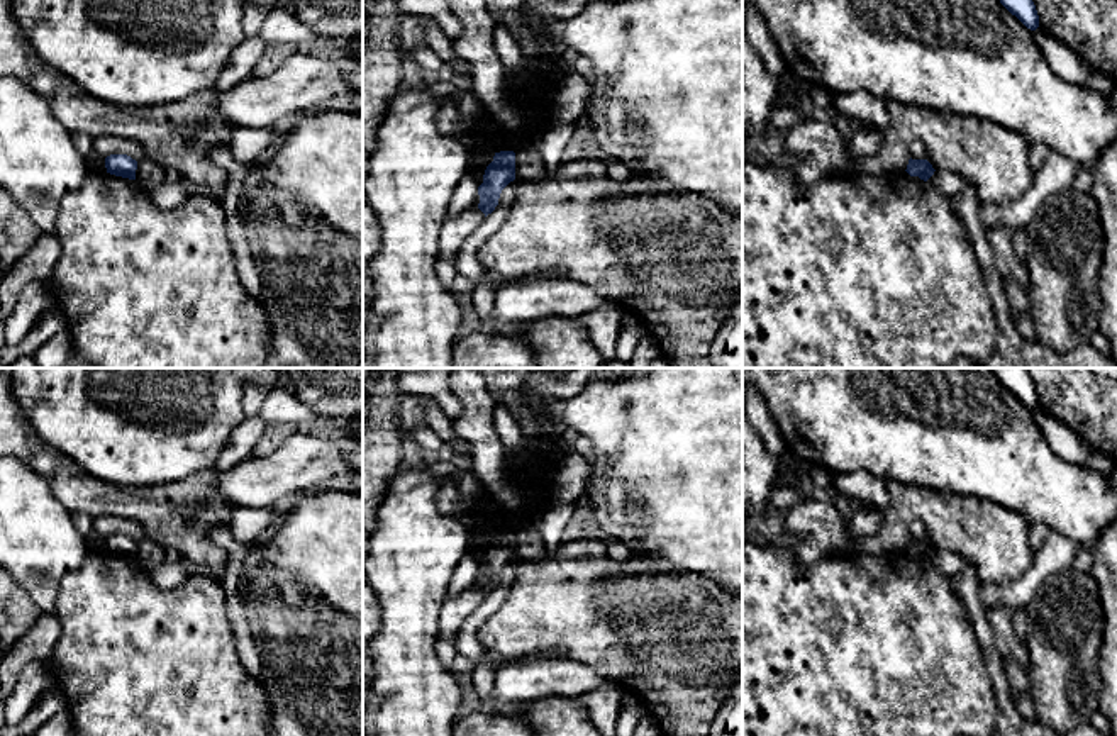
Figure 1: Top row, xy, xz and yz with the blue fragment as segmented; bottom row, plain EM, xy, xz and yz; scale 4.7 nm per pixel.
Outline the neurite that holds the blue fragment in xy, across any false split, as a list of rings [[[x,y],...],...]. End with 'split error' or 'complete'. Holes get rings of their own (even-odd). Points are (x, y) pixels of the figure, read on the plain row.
[[[110,534],[105,538],[107,553],[136,560],[137,541],[127,534]]]; complete

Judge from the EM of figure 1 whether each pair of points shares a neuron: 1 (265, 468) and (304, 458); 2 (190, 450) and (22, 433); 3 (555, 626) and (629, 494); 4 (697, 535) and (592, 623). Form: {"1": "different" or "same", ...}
{"1": "same", "2": "different", "3": "different", "4": "different"}

